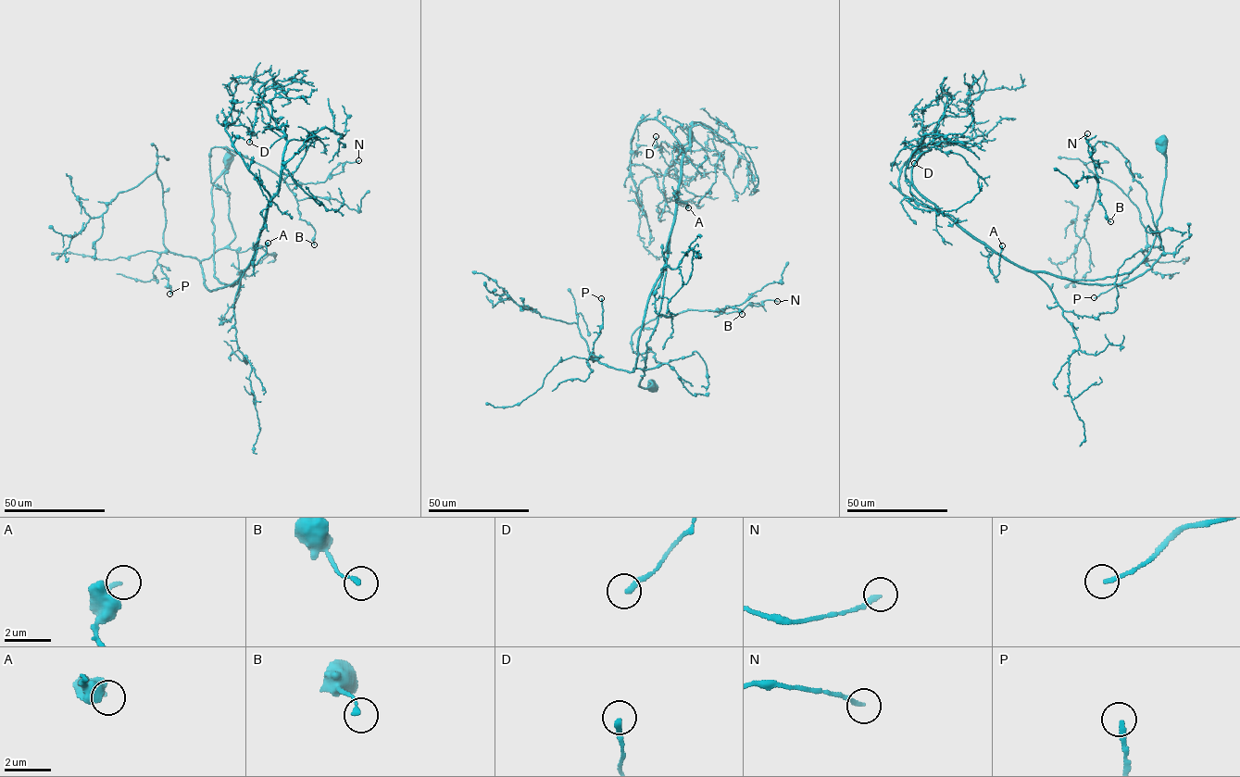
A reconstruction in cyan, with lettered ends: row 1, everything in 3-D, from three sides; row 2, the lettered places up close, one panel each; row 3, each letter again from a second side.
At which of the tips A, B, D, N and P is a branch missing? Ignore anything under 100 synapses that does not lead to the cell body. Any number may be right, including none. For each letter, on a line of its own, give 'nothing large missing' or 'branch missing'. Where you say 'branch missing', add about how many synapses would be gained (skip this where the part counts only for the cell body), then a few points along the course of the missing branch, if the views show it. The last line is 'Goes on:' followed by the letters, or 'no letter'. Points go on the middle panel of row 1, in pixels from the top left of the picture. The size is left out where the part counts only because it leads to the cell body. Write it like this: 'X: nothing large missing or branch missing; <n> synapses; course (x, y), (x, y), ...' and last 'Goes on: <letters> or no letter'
A: nothing large missing
B: nothing large missing
D: nothing large missing
N: nothing large missing
P: branch missing; 110 synapses; course (601, 298), (605, 219), (595, 205), (582, 152), (552, 128), (538, 126), (535, 131)
Goes on: P

